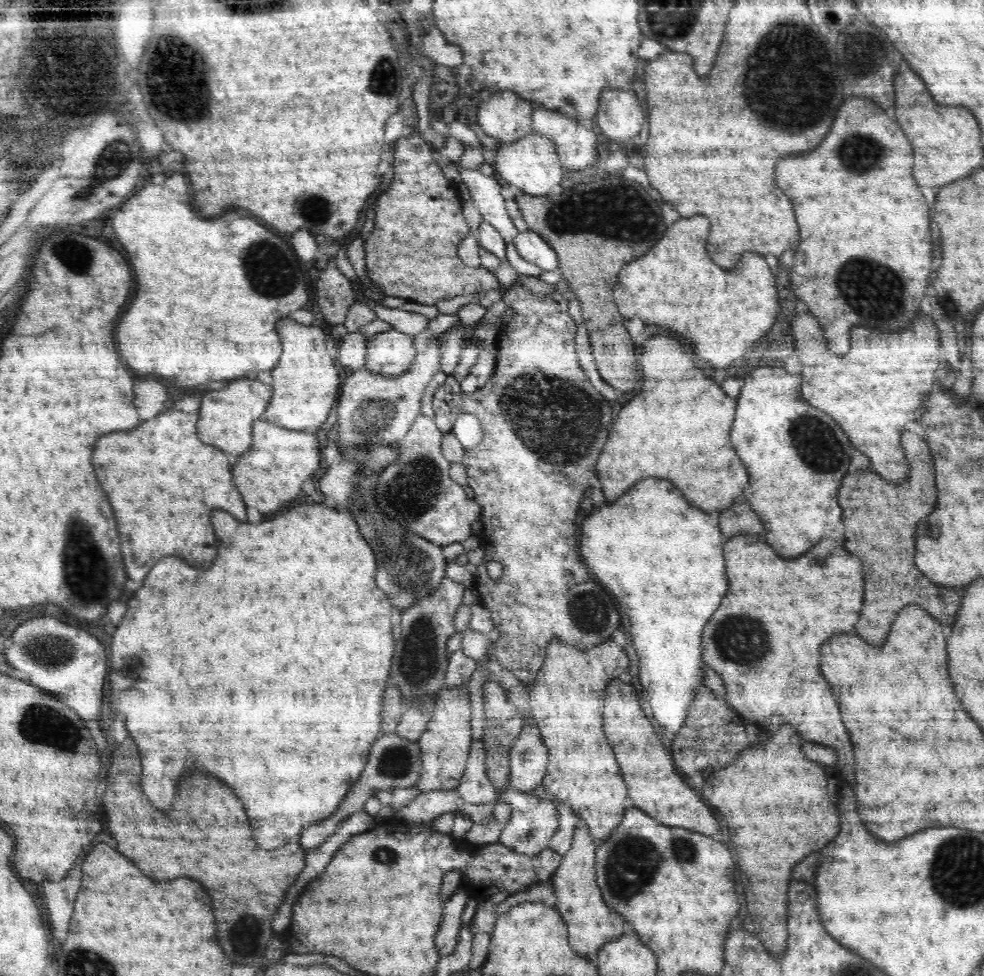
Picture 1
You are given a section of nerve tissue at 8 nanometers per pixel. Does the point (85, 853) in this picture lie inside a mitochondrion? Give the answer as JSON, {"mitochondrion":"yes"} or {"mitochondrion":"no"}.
{"mitochondrion":"no"}

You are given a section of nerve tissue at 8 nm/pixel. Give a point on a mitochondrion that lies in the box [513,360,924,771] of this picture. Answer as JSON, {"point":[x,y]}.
{"point":[815,443]}

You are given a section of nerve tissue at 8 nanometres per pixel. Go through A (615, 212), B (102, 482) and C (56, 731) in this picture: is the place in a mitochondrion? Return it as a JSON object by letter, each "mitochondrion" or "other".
{"A":"mitochondrion","B":"other","C":"mitochondrion"}

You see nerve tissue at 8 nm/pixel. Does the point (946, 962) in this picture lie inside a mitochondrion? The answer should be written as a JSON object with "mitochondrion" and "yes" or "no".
{"mitochondrion":"no"}

